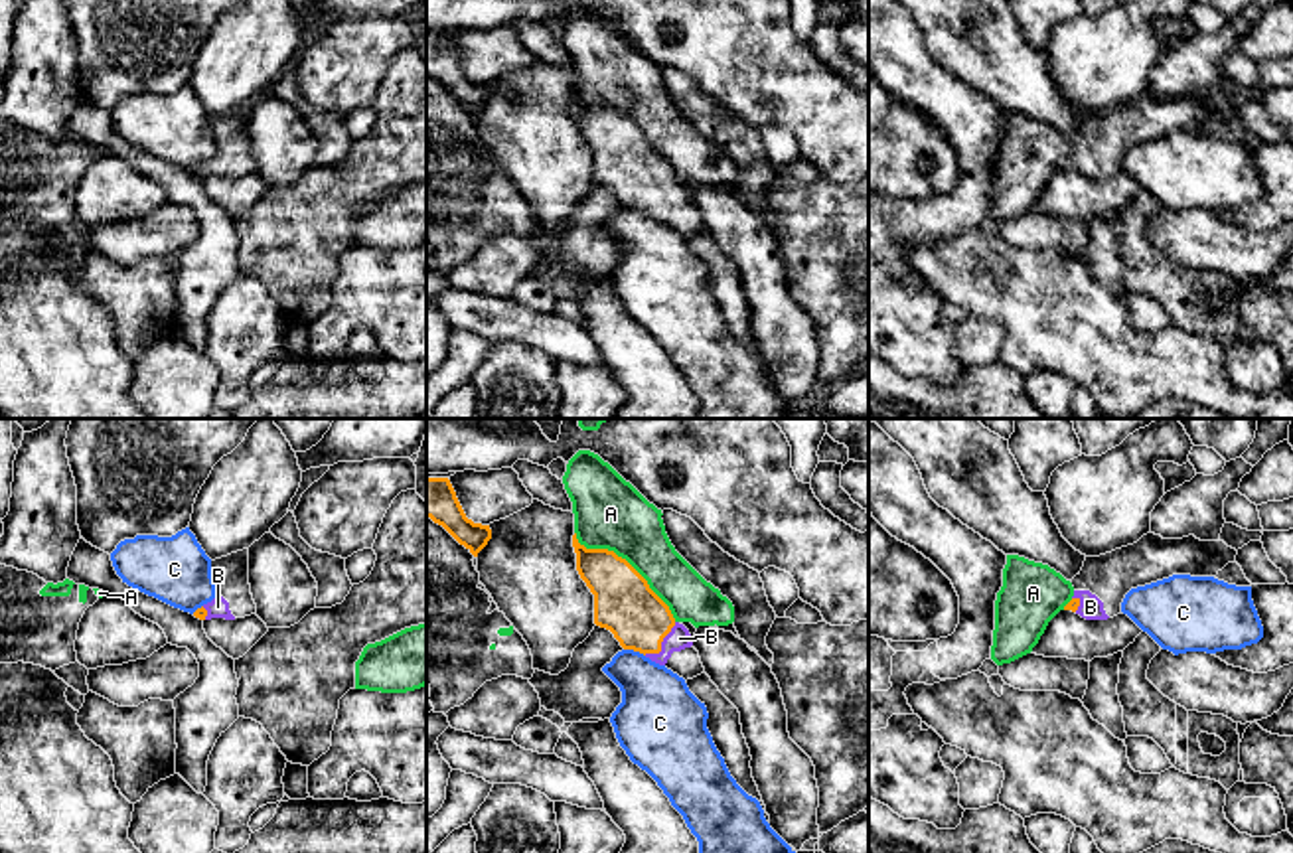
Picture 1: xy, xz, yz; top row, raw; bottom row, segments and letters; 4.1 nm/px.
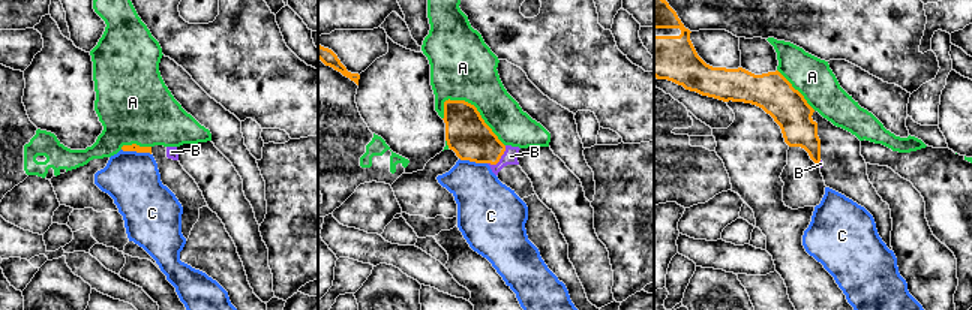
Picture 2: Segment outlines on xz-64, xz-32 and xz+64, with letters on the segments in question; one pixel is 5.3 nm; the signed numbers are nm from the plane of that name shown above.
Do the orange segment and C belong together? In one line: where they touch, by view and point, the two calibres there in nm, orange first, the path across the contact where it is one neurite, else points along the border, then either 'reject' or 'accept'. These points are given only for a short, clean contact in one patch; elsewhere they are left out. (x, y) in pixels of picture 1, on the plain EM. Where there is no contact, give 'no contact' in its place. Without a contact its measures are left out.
meets orange in xz at (634, 208); 240 nm thick on the orange side, 300 nm on the other; border along xz (624, 206), (638, 208), (644, 214); reject

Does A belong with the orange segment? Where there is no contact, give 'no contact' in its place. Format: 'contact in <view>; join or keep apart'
contact in xz; keep apart

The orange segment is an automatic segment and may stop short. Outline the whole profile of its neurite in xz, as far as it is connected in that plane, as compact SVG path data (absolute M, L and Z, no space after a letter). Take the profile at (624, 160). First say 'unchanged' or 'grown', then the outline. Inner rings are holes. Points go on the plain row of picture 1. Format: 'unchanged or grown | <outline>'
grown | M576 91L572 105L576 128L594 152L596 184L610 188L624 207L644 211L685 239L705 231L689 188L626 116L608 107L586 107Z

